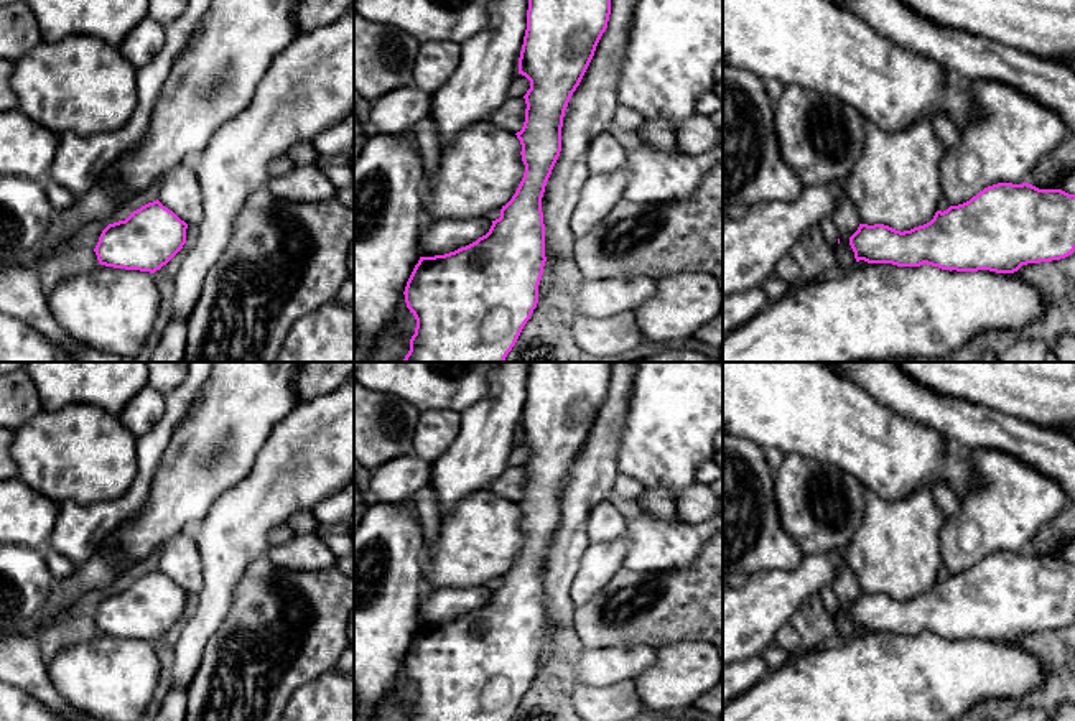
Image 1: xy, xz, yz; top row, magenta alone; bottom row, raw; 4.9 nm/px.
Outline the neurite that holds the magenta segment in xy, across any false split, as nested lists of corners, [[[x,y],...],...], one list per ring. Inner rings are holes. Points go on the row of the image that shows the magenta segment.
[[[158,199],[133,211],[125,221],[109,224],[94,249],[100,265],[155,273],[186,244],[188,224]]]

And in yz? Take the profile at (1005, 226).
[[[998,183],[984,188],[970,201],[937,211],[933,219],[910,230],[896,230],[884,224],[859,224],[849,237],[856,262],[920,267],[924,263],[942,270],[1014,273],[1022,265],[1060,260],[1075,250],[1075,194],[1062,189],[1039,189],[1029,183]]]

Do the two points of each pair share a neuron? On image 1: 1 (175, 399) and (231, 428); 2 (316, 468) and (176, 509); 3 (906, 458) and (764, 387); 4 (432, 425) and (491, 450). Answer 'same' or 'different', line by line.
1: different
2: different
3: same
4: different

